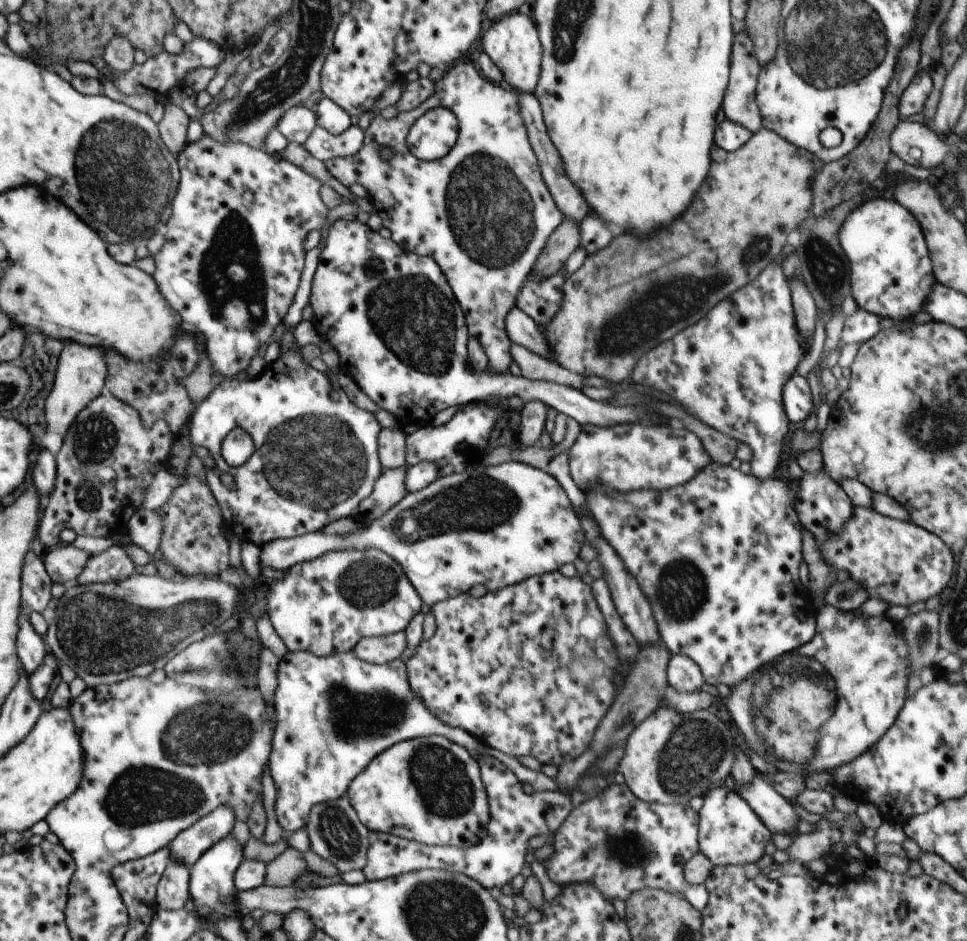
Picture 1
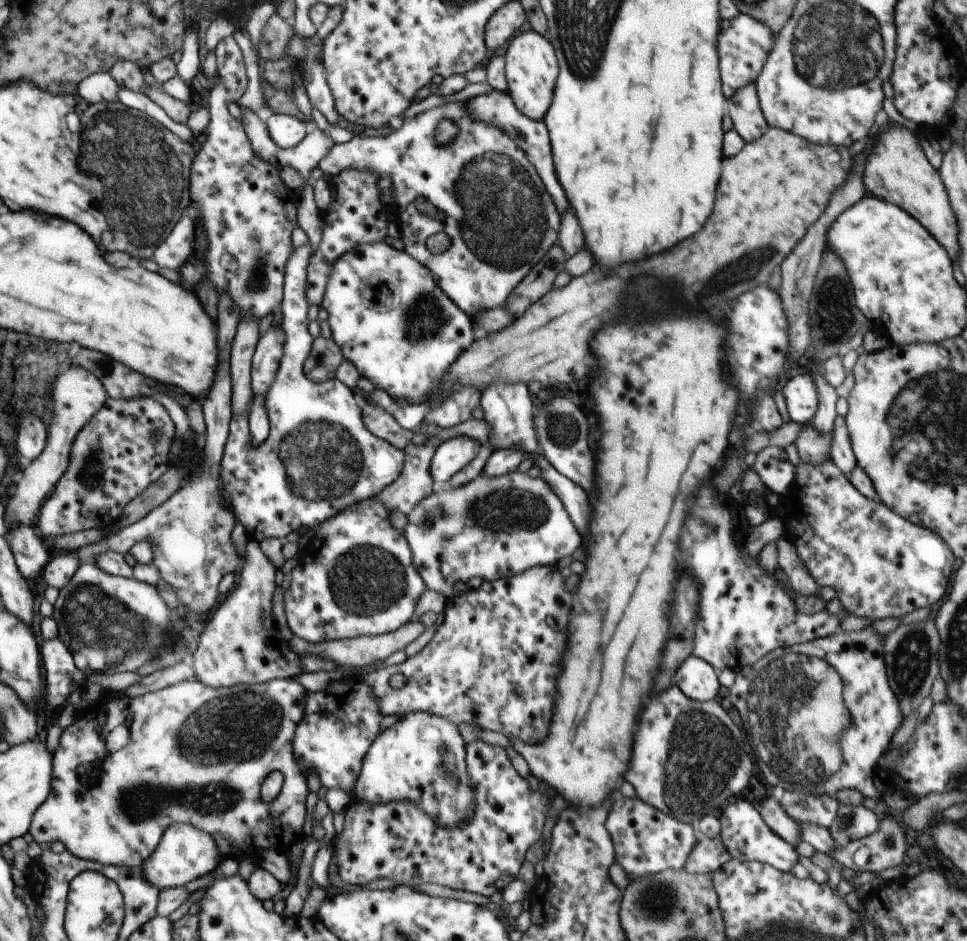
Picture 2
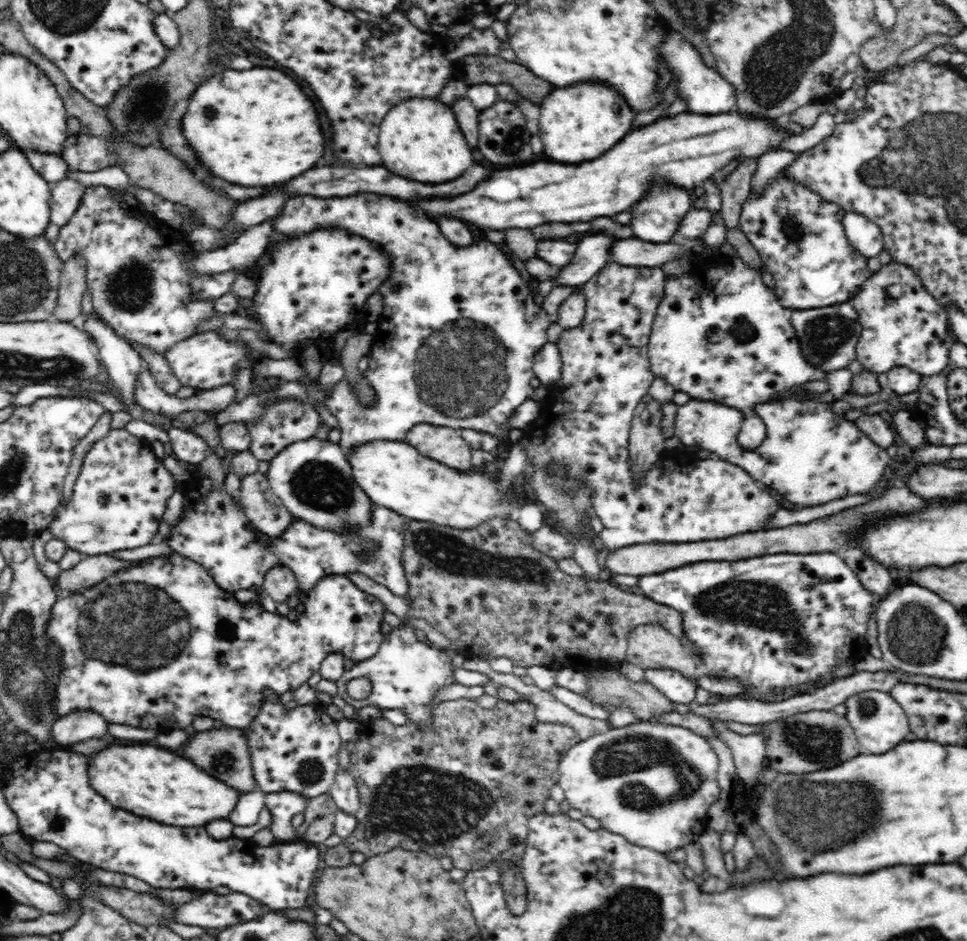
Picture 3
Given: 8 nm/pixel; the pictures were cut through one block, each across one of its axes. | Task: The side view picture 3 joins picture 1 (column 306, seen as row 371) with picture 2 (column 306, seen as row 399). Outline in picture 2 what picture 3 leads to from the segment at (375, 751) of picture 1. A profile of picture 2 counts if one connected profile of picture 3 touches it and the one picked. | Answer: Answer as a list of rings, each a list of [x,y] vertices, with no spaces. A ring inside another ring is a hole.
[[[361,678],[352,688],[352,704],[344,698],[338,698],[338,680],[332,680],[324,692],[311,692],[306,694],[306,714],[302,722],[296,726],[292,748],[296,762],[302,770],[308,772],[310,768],[320,778],[321,786],[330,791],[340,788],[345,794],[350,794],[360,774],[362,763],[370,745],[381,733],[380,722],[382,714],[378,708],[375,692]],[[322,716],[322,718],[320,718]]]

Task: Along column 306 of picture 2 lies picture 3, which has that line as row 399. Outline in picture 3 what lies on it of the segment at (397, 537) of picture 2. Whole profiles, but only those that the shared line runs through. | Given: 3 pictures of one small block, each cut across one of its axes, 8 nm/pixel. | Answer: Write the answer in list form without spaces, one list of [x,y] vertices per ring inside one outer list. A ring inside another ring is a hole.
[[[612,260],[605,265],[606,266],[598,272],[598,275],[595,275],[589,282],[581,286],[581,292],[586,299],[586,312],[581,325],[576,328],[564,329],[563,333],[559,336],[560,339],[556,342],[562,361],[562,370],[559,378],[561,387],[553,387],[547,400],[542,403],[543,407],[540,410],[539,417],[529,426],[528,431],[522,433],[522,437],[527,440],[525,455],[527,458],[530,458],[527,463],[536,467],[548,466],[550,462],[555,461],[559,466],[565,466],[565,468],[567,468],[567,476],[571,476],[571,478],[576,476],[578,481],[581,478],[582,483],[592,489],[591,492],[593,493],[590,497],[591,510],[593,510],[593,514],[600,518],[602,526],[604,526],[602,531],[596,536],[603,552],[618,550],[619,548],[633,544],[700,542],[702,540],[728,538],[728,536],[744,534],[744,532],[768,530],[770,518],[772,518],[772,516],[776,514],[776,510],[780,508],[778,502],[768,493],[768,489],[766,489],[765,485],[758,485],[757,480],[754,480],[743,468],[731,462],[714,457],[692,461],[686,466],[680,466],[676,463],[663,463],[646,471],[638,484],[634,481],[634,477],[632,477],[632,473],[630,473],[632,469],[630,469],[630,465],[628,465],[630,464],[630,461],[628,461],[628,436],[634,416],[634,409],[638,406],[638,402],[642,400],[642,396],[648,394],[648,388],[653,385],[653,381],[655,380],[649,363],[648,346],[658,303],[661,301],[665,291],[667,277],[661,268],[625,266],[615,263]]]

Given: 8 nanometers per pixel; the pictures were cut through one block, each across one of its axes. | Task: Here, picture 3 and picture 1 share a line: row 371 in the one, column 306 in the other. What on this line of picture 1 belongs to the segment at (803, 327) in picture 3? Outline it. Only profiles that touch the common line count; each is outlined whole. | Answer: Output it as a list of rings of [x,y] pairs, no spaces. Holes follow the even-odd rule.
[[[344,794],[336,800],[316,804],[310,810],[308,824],[303,826],[310,838],[312,852],[316,852],[322,860],[336,866],[338,873],[350,872],[350,870],[363,870],[366,866],[368,846],[368,828],[360,822],[356,811],[350,804],[349,796]]]

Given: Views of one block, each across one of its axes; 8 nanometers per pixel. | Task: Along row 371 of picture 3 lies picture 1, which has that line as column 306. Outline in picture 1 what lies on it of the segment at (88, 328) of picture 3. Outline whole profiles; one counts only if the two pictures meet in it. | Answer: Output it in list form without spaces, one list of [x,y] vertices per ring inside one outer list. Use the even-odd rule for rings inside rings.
[[[306,103],[292,107],[276,124],[276,128],[288,142],[297,142],[302,145],[316,126],[316,113]]]

